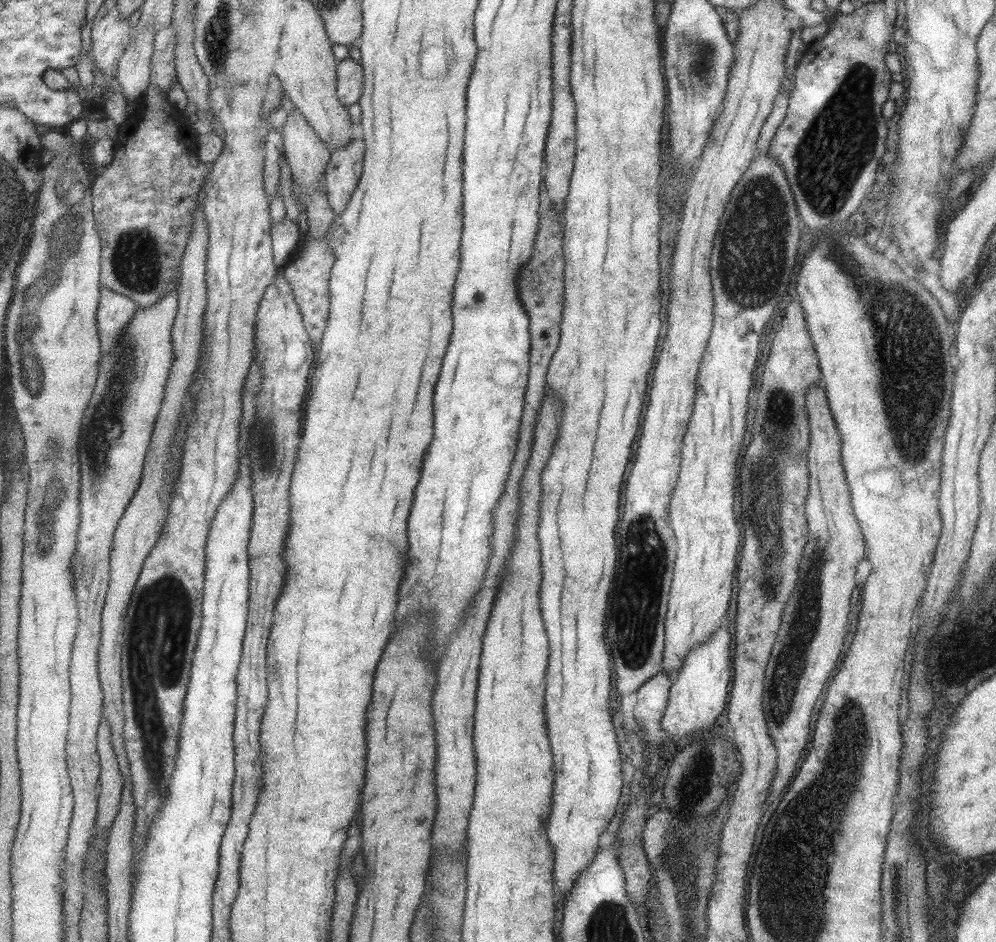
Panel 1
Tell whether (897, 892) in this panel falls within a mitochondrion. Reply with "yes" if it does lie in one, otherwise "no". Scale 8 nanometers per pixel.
yes

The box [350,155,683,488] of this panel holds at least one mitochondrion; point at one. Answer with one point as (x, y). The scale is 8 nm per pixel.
(539, 282)

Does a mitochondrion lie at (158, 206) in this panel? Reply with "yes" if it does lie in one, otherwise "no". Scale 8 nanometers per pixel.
no

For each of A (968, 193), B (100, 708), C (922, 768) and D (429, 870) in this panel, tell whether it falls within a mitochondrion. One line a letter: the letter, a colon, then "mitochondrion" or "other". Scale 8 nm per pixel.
A: other
B: other
C: other
D: other

